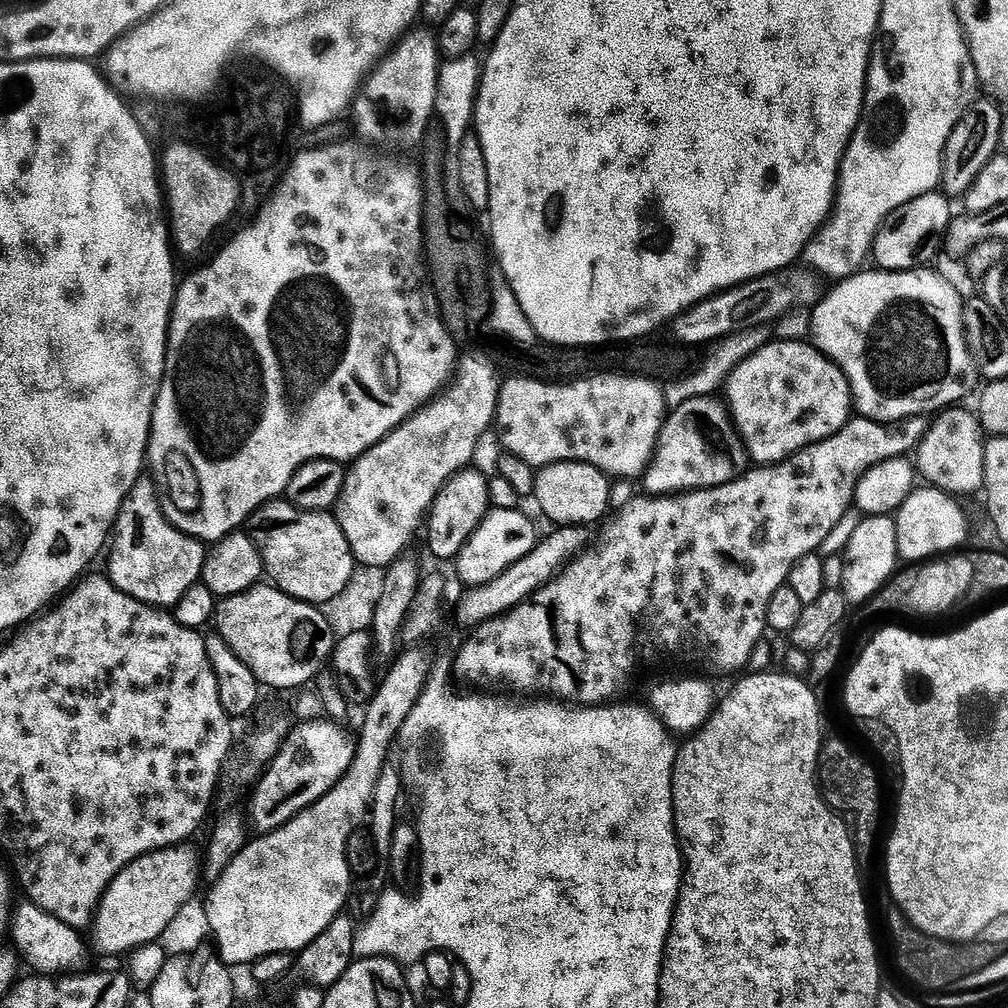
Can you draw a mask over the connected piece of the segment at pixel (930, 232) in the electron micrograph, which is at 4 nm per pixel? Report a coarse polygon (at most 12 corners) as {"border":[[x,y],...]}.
{"border":[[943,191],[898,206],[872,243],[881,272],[940,252],[954,217]]}

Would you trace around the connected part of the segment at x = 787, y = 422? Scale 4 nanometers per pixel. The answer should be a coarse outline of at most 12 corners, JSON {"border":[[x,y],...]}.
{"border":[[776,338],[728,376],[757,465],[841,432],[844,371]]}

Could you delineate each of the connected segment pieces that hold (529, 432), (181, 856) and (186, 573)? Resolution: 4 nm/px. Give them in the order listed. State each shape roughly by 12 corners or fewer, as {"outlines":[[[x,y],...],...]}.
{"outlines":[[[631,374],[504,380],[495,431],[533,470],[643,477],[664,389]],[[192,846],[127,864],[94,913],[108,956],[155,944],[197,895]],[[151,479],[112,528],[122,594],[172,610],[201,583],[206,548],[166,519]]]}

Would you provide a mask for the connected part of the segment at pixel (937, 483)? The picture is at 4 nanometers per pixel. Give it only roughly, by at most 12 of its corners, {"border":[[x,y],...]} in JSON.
{"border":[[964,406],[939,413],[917,473],[957,498],[984,487],[986,433]]}

